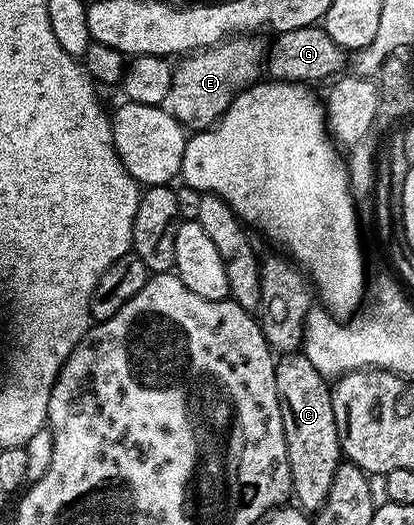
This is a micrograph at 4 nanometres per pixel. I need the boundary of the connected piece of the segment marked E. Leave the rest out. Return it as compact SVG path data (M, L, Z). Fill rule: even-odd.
M241 35L229 37L210 49L202 49L198 53L185 56L172 71L172 90L168 96L167 104L170 112L174 114L181 125L192 131L203 131L216 124L228 109L229 103L234 100L241 89L247 89L249 85L259 82L262 70L266 65L266 45L260 42L256 35Z

